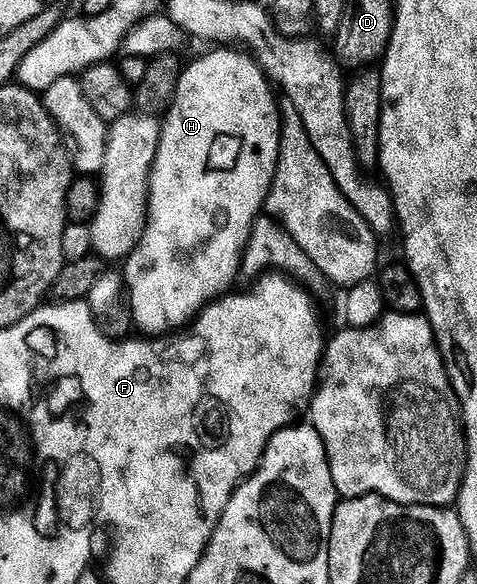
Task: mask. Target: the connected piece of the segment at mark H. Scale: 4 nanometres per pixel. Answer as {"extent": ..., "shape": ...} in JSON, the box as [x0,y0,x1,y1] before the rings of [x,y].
{"extent":[122,46,282,337],"shape":[[[216,46],[213,52],[200,56],[183,65],[180,77],[176,83],[176,92],[162,116],[160,126],[160,141],[154,154],[152,169],[148,175],[148,206],[144,229],[138,238],[138,242],[127,256],[123,257],[122,279],[126,285],[126,304],[132,311],[132,320],[141,328],[141,333],[149,337],[162,336],[173,330],[180,330],[191,321],[192,317],[206,304],[225,295],[233,287],[232,284],[242,272],[242,261],[244,259],[244,247],[248,241],[248,235],[252,229],[252,223],[256,217],[261,215],[264,199],[268,197],[268,191],[274,178],[276,163],[280,157],[280,129],[282,127],[282,115],[280,108],[276,105],[276,96],[273,85],[255,58],[244,50],[237,50],[232,46]]]}

